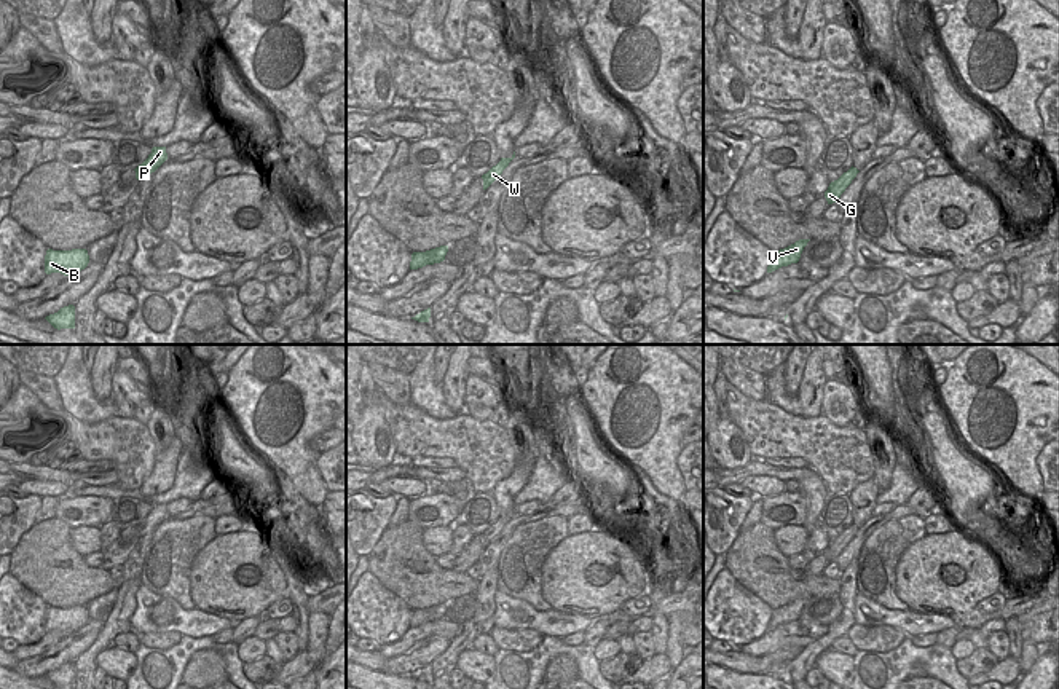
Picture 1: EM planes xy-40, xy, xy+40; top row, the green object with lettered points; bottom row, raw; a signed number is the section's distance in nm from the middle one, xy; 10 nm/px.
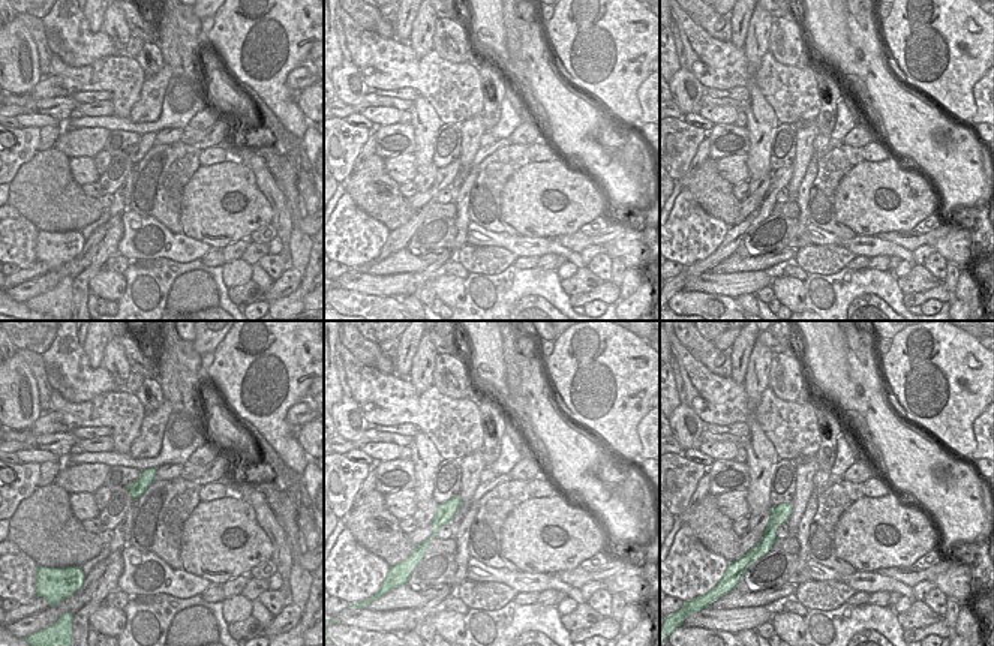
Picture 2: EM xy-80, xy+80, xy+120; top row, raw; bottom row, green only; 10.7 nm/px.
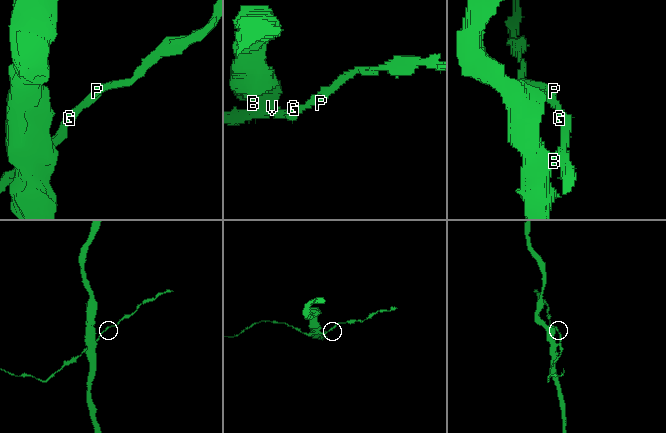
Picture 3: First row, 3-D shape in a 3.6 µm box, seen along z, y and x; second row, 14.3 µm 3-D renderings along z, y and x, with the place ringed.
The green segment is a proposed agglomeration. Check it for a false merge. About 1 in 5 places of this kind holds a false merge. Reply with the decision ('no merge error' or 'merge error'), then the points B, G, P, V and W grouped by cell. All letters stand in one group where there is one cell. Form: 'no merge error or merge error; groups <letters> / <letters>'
merge error; groups B / G P V W

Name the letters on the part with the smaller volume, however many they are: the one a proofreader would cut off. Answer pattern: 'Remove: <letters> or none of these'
Remove: G, P, V, W

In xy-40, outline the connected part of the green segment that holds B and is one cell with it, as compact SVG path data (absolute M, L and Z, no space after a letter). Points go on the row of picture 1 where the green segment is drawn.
M48 249L45 255L45 273L61 273L64 276L75 276L89 263L86 249L53 250Z

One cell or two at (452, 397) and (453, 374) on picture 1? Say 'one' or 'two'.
one

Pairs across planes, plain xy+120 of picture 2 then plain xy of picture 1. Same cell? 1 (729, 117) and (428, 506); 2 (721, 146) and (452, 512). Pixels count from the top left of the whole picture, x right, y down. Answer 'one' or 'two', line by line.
1: two
2: one

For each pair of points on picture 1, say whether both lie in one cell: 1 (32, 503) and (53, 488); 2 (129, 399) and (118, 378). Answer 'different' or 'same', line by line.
1: different
2: same

